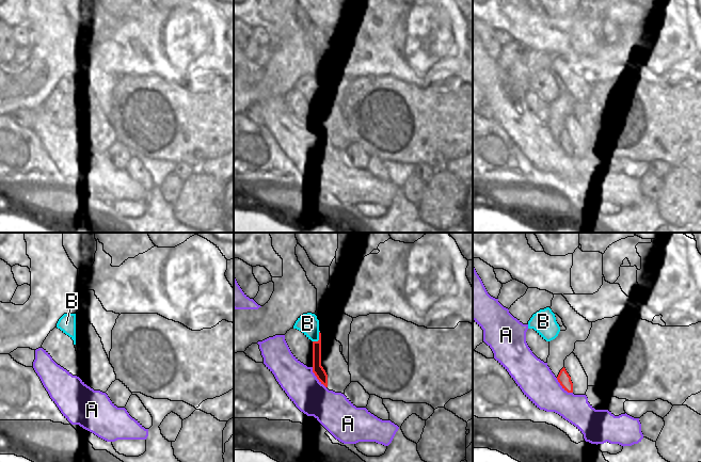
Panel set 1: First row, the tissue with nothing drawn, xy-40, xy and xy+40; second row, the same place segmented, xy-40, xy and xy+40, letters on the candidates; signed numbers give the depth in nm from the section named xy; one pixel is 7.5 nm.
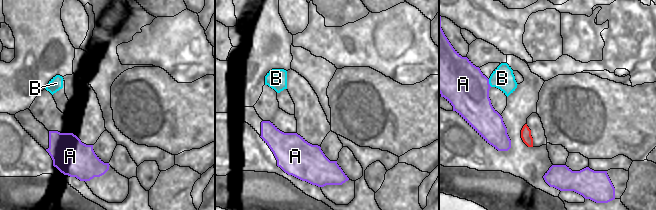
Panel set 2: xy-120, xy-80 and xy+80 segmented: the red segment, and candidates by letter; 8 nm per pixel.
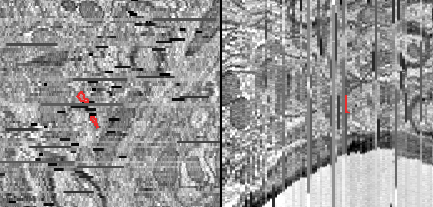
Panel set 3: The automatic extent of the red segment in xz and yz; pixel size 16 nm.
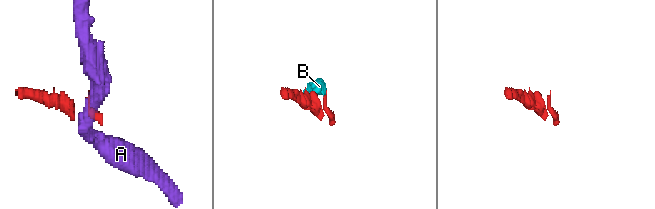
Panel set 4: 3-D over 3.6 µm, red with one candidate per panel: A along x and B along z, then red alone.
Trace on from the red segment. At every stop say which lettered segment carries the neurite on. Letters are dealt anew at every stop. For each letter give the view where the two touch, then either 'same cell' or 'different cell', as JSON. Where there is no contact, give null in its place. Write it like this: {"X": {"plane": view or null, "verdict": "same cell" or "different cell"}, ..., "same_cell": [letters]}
{"A": {"plane": "xy", "verdict": "different cell"}, "B": {"plane": "xy", "verdict": "different cell"}, "same_cell": []}

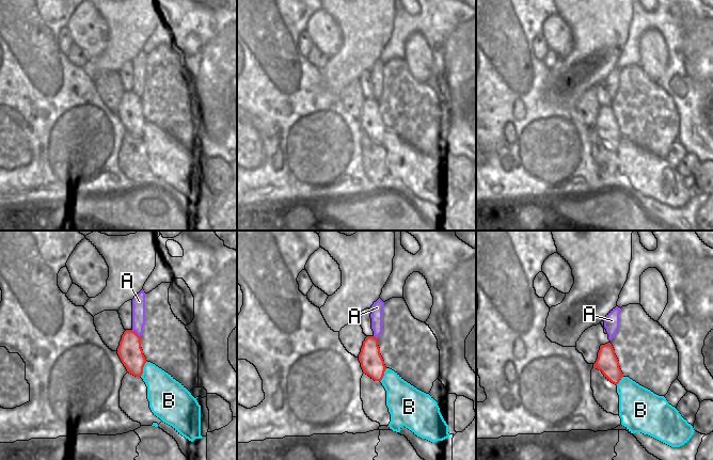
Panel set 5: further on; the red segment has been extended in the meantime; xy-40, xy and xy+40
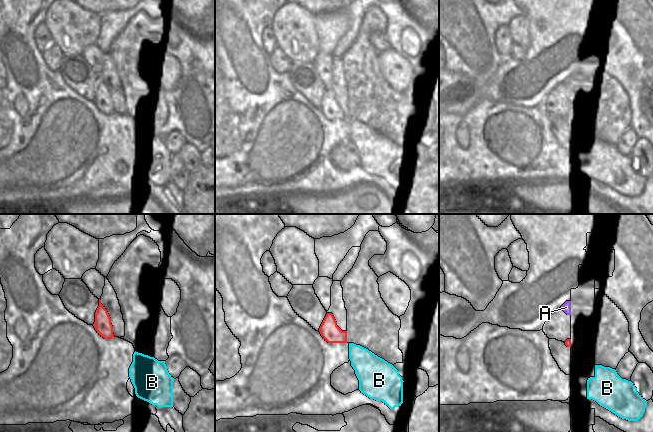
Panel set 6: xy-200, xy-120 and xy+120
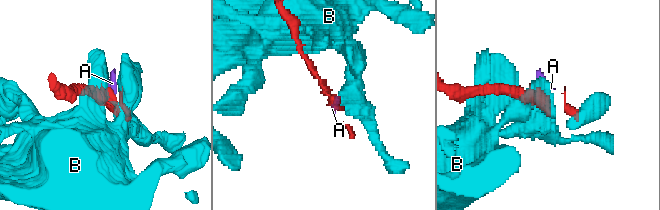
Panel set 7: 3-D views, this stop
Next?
{"A": {"plane": "xy-40", "verdict": "different cell"}, "B": {"plane": "xy-40", "verdict": "different cell"}, "same_cell": []}

